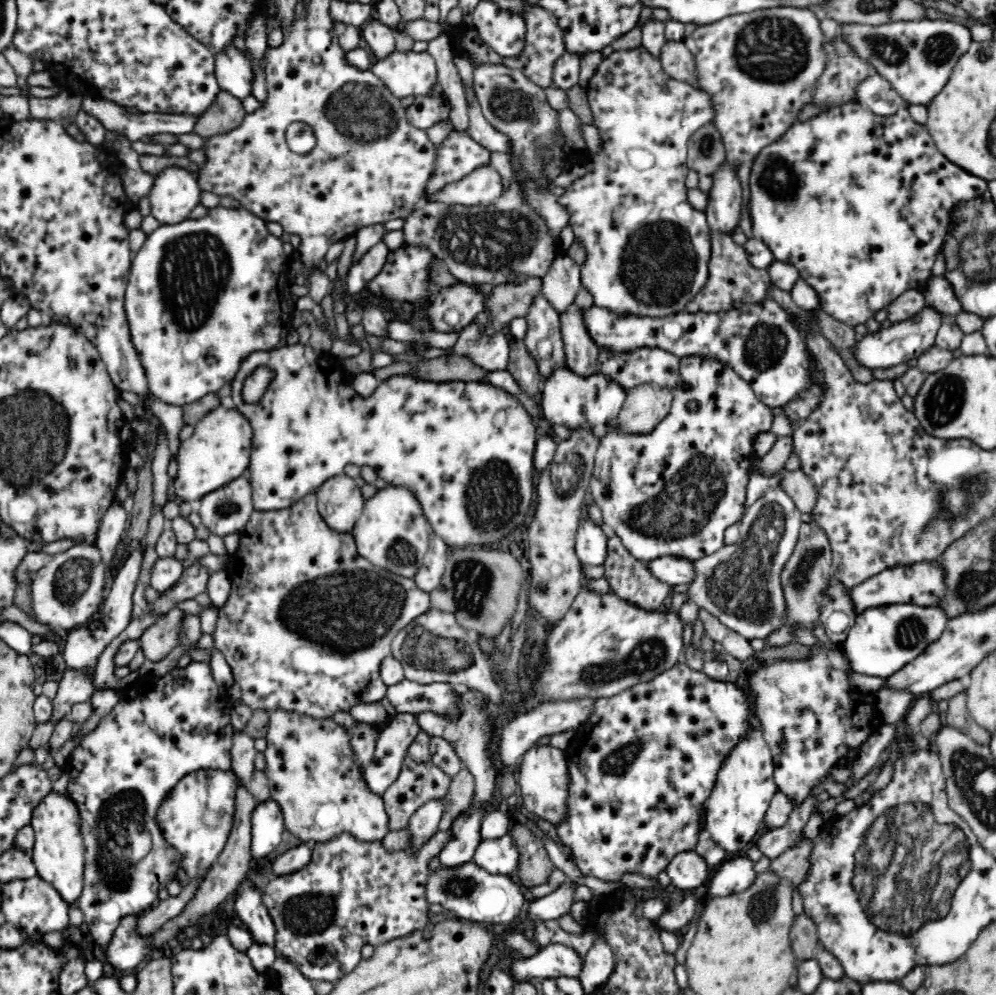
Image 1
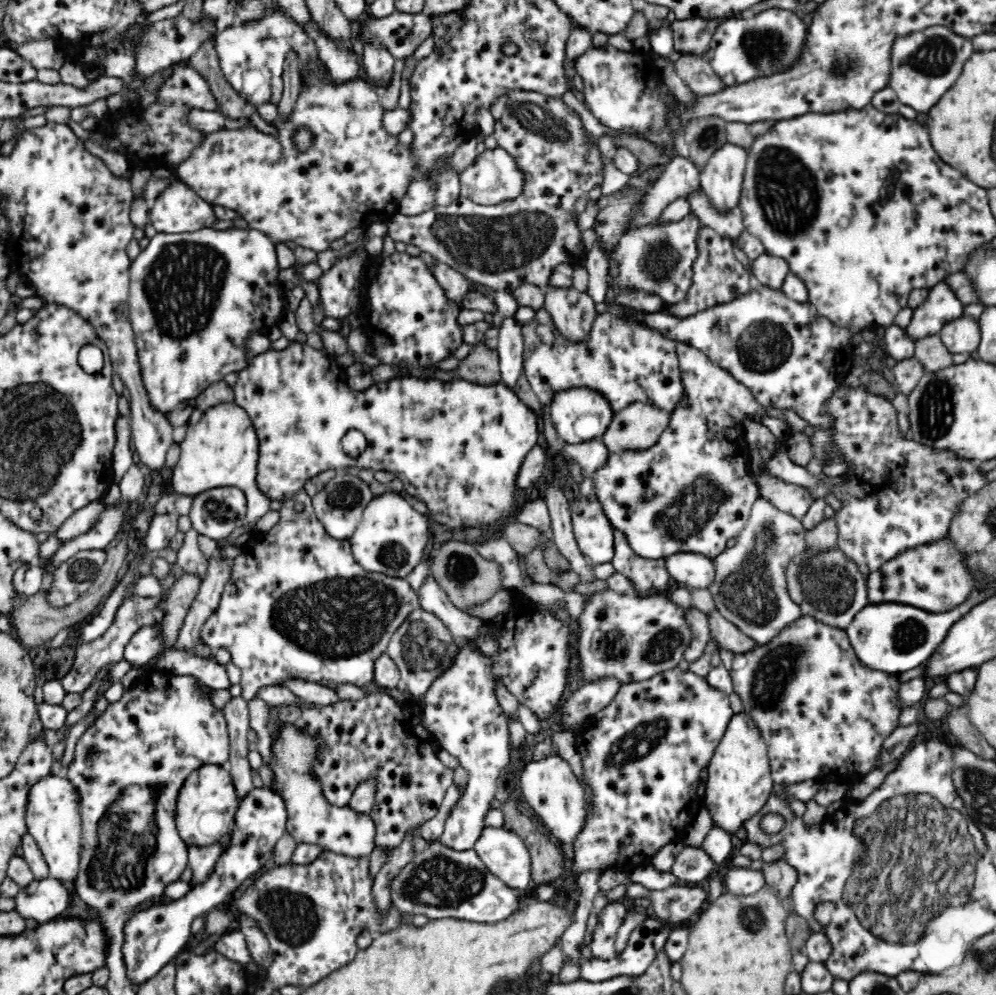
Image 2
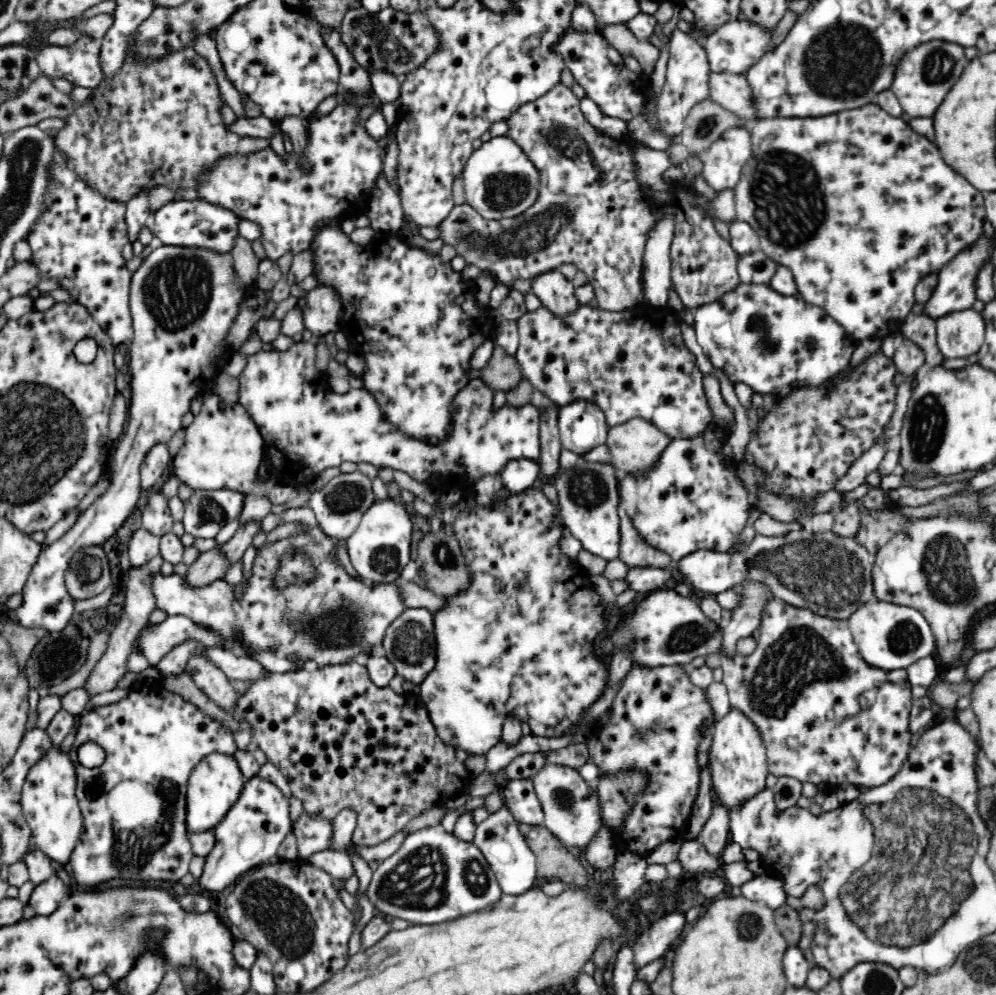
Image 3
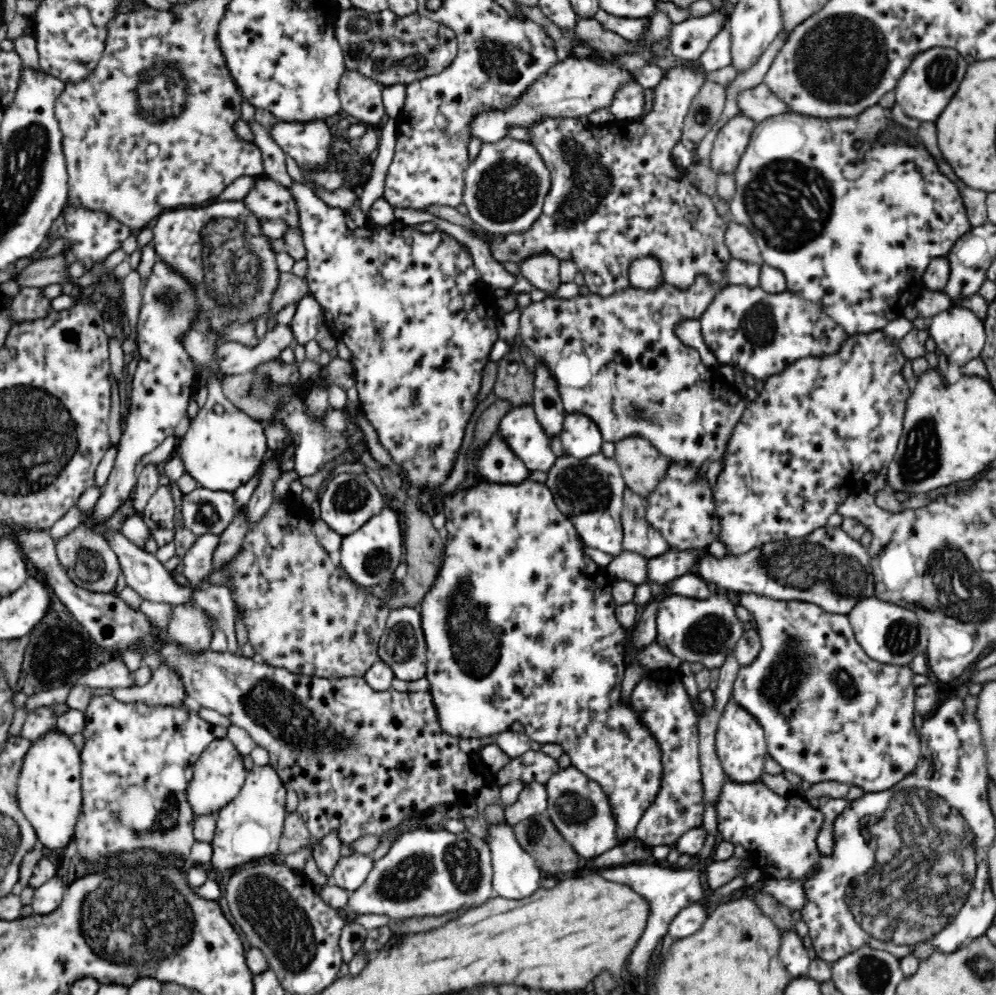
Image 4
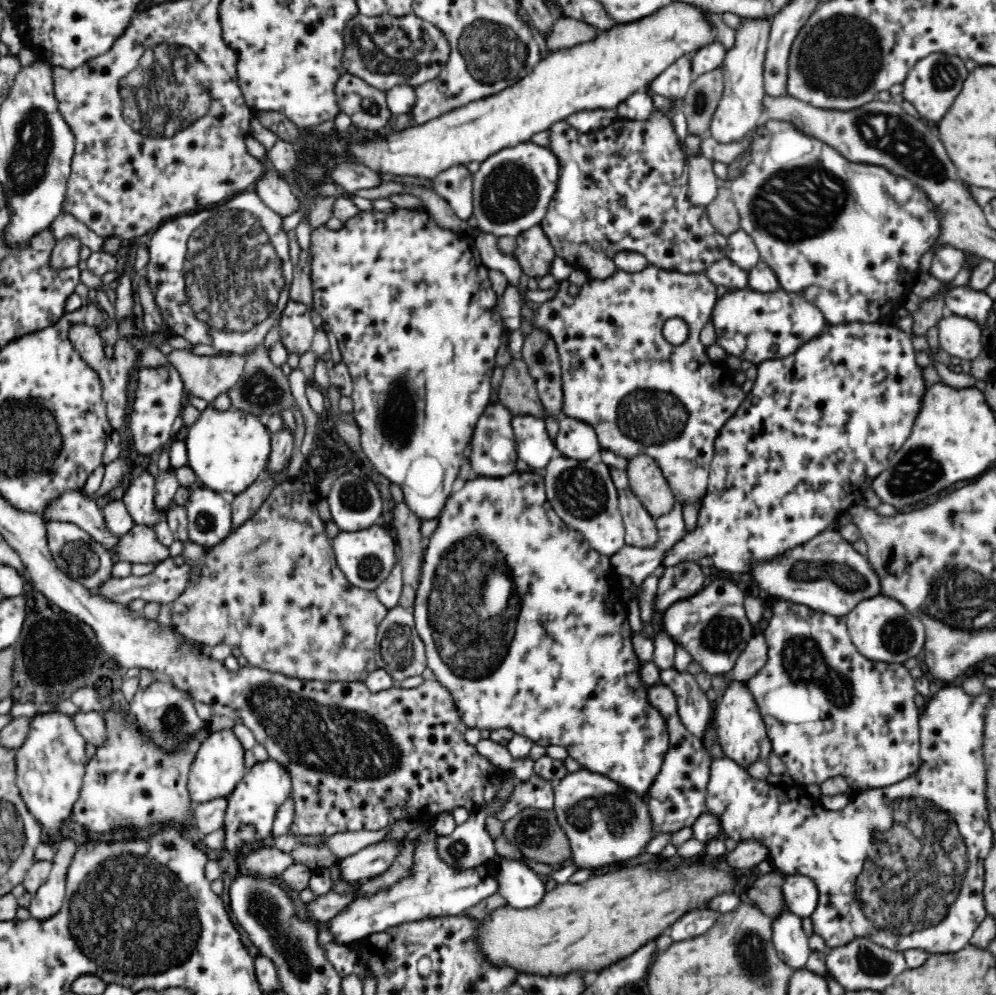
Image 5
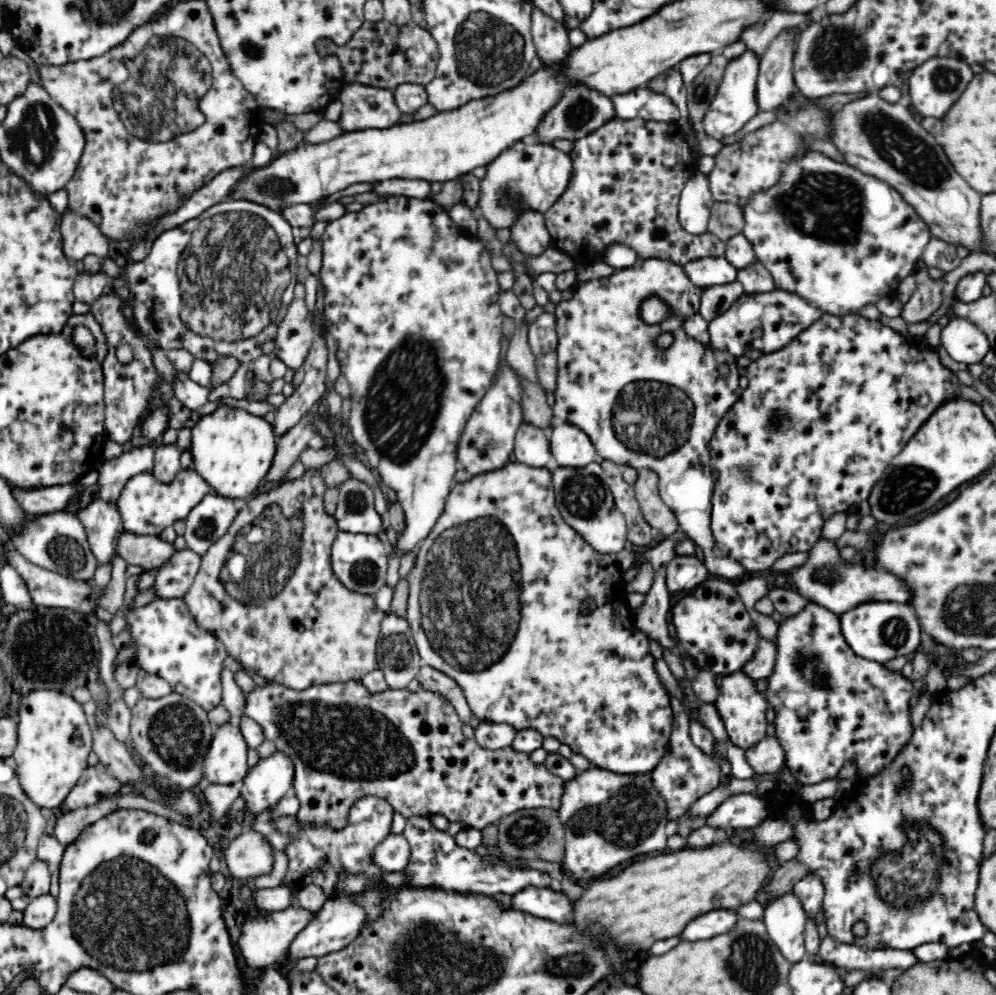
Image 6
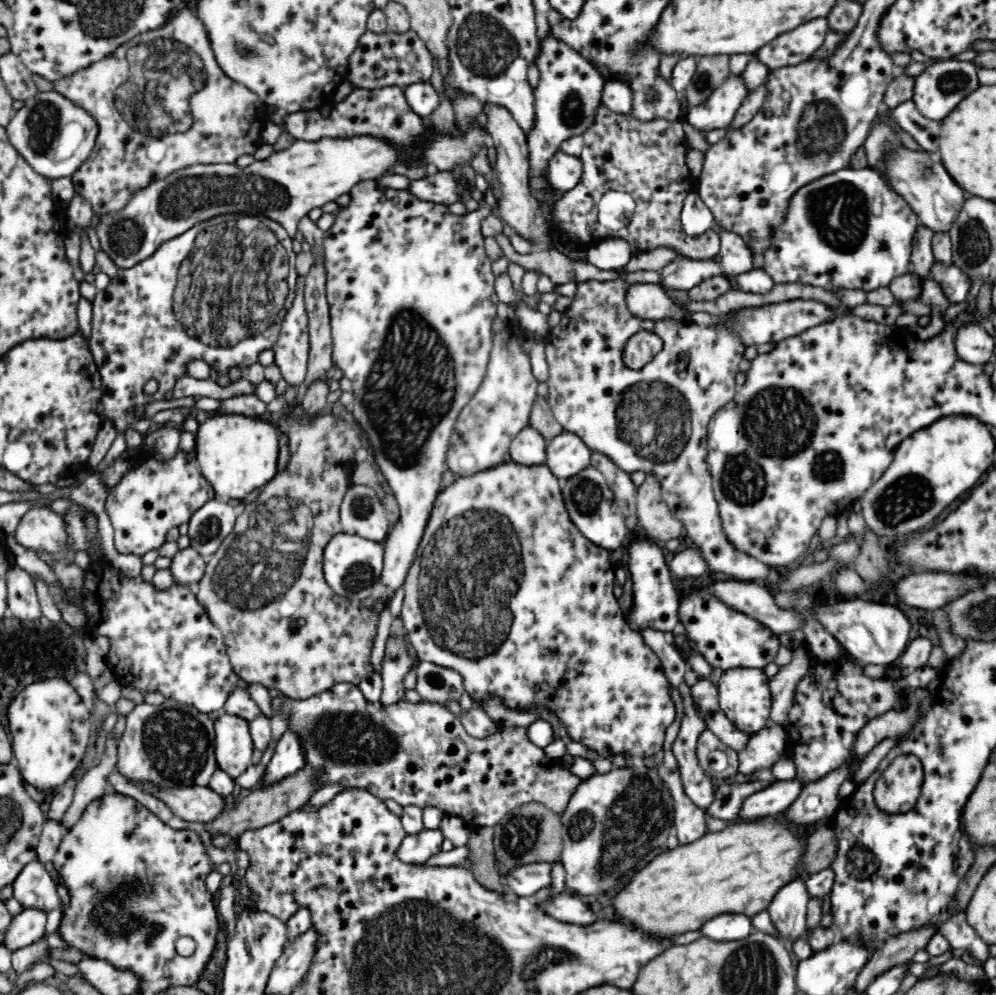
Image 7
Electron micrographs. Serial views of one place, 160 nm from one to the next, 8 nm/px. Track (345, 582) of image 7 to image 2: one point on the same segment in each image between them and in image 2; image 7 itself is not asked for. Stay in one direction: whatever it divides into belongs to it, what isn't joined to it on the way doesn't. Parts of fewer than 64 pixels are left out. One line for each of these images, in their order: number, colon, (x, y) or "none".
2: (391, 537)
3: (379, 548)
4: (369, 556)
5: (366, 557)
6: (359, 561)

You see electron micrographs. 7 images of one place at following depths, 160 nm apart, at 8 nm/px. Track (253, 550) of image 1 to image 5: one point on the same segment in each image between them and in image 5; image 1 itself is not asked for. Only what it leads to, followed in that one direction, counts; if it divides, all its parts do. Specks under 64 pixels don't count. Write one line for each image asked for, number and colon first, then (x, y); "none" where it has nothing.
2: (297, 605)
3: (331, 620)
4: (143, 572)
5: (75, 506)

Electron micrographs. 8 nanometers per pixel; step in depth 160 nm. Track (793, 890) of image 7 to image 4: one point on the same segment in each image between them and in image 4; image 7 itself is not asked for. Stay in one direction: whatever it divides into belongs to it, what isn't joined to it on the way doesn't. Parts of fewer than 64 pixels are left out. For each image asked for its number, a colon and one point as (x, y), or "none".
4: (793, 952)
5: (790, 940)
6: (785, 918)

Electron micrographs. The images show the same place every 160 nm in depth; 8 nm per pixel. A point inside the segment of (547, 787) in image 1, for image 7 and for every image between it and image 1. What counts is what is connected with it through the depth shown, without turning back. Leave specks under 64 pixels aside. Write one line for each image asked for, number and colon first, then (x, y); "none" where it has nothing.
2: (556, 795)
3: (572, 810)
4: (579, 807)
5: (605, 822)
6: (608, 818)
7: (613, 820)

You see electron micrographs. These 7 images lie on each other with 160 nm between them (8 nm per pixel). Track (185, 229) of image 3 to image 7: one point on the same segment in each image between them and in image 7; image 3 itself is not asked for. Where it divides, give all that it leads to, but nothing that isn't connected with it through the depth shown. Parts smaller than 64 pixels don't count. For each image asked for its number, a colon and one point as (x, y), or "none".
4: (241, 274)
5: (219, 276)
6: (235, 261)
7: (218, 293)

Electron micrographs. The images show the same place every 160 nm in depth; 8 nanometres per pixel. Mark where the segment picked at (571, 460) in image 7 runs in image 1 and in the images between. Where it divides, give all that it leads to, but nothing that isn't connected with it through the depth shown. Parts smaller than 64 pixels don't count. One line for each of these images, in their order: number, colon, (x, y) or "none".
1: (577, 402)
2: (579, 416)
3: (582, 426)
4: (580, 437)
5: (576, 440)
6: (570, 447)

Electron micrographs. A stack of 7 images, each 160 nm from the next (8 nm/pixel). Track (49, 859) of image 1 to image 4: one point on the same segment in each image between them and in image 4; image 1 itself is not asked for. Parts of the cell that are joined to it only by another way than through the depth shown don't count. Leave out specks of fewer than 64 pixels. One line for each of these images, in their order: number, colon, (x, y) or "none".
2: (52, 816)
3: (49, 802)
4: (49, 792)

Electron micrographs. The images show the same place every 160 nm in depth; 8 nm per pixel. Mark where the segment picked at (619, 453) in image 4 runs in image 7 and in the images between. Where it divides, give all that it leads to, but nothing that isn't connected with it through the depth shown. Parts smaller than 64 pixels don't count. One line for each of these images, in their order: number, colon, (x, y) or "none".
5: (646, 480)
6: (663, 521)
7: (656, 519)

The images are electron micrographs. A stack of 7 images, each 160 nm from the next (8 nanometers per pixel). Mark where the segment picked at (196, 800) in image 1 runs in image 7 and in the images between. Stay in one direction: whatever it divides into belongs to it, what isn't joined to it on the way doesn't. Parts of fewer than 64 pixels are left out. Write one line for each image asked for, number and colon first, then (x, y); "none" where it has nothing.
2: (207, 802)
3: (214, 786)
4: (219, 773)
5: (219, 766)
6: (226, 763)
7: (234, 746)

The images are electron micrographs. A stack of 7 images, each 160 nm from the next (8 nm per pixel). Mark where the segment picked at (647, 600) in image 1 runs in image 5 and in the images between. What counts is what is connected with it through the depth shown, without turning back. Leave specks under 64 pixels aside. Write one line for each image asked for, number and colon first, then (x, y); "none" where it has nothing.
2: (649, 575)
3: (635, 551)
4: (639, 536)
5: (641, 531)

